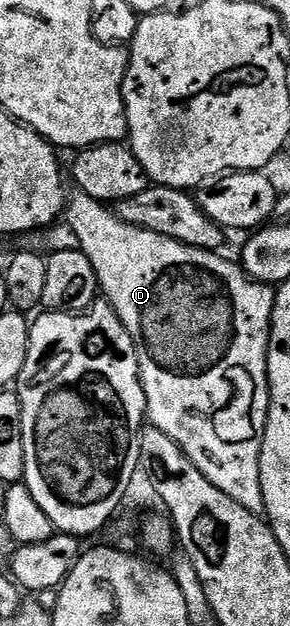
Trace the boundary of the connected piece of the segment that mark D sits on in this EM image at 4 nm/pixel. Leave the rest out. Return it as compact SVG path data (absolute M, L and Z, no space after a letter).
M74 188L68 194L67 204L63 210L63 221L69 225L57 223L44 232L46 234L43 237L43 245L48 250L46 252L50 254L80 249L87 255L87 259L91 259L91 267L95 267L97 284L104 300L113 308L115 315L119 315L123 327L127 327L127 331L137 348L148 424L163 431L163 435L171 435L171 439L175 439L175 443L179 443L179 447L185 452L187 459L191 459L191 463L195 463L195 467L199 467L199 471L203 471L203 475L207 475L207 479L211 479L211 483L215 483L215 487L219 487L219 491L223 491L223 495L231 495L231 499L235 499L235 503L247 507L247 511L258 515L264 514L265 500L259 479L259 455L263 447L265 424L269 418L269 327L273 319L274 286L254 281L253 278L245 274L244 269L236 260L228 261L227 258L220 257L222 255L220 252L196 249L190 245L179 243L175 239L167 239L155 231L147 231L143 227L135 227L131 223L125 223L123 219L117 217L116 212L108 204L96 201L91 195L87 195L79 188Z

